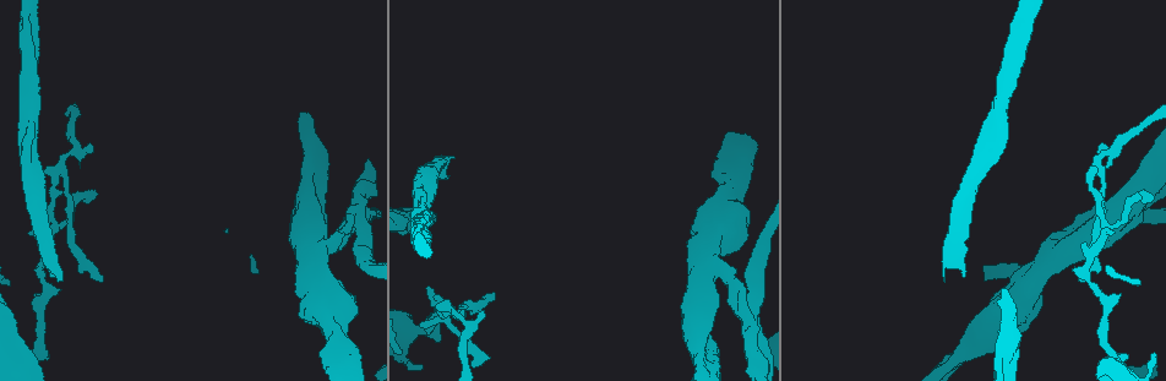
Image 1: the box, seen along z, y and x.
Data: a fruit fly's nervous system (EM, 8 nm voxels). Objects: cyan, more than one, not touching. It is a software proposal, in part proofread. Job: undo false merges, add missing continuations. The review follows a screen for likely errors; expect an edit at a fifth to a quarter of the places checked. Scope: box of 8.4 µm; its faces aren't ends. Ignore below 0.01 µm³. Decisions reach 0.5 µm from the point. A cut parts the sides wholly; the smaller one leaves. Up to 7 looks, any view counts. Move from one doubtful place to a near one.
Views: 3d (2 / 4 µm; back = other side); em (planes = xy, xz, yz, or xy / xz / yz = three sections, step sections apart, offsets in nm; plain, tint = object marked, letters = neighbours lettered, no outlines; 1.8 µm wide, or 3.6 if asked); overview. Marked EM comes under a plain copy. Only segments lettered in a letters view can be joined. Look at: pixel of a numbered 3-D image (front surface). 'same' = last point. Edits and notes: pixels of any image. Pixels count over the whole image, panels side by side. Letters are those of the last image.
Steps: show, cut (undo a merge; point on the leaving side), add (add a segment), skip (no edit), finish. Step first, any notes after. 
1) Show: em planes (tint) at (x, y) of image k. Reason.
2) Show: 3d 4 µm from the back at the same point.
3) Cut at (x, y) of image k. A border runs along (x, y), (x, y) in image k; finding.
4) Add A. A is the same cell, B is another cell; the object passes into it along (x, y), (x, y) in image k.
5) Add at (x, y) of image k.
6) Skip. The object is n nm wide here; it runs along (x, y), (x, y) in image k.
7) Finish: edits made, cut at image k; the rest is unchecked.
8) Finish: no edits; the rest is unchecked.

Show: em planes (letters) at (54, 196) of image 1. Three-way junction.

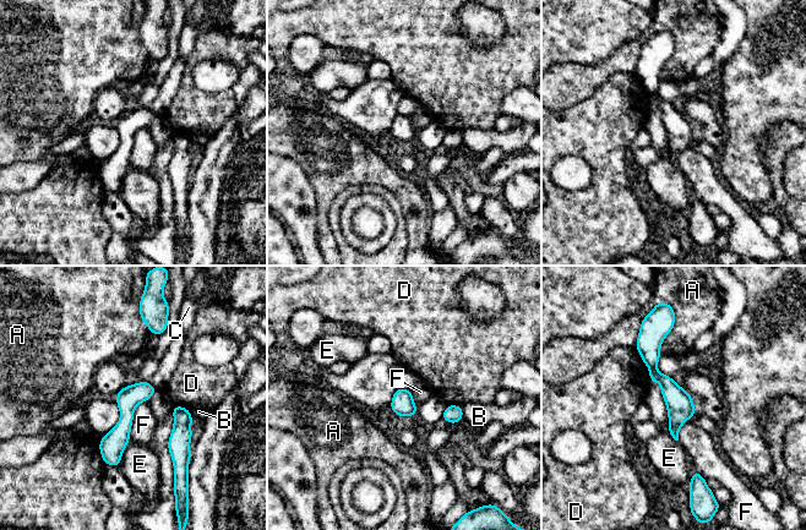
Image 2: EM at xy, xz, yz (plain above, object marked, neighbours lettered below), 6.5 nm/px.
Cut at (653, 331) of image 2. The object is 150 nm wide here; A, B, C, D, E and F are other cells; a second neuron is stuck on.

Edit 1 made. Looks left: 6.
Show: overview.

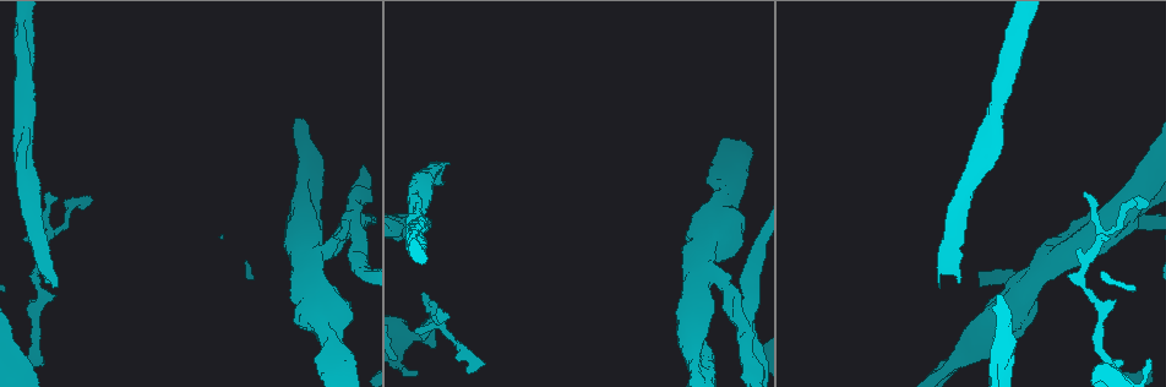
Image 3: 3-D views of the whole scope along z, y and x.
Show: em yz step 16 (tint) at (412, 336) of image 3.

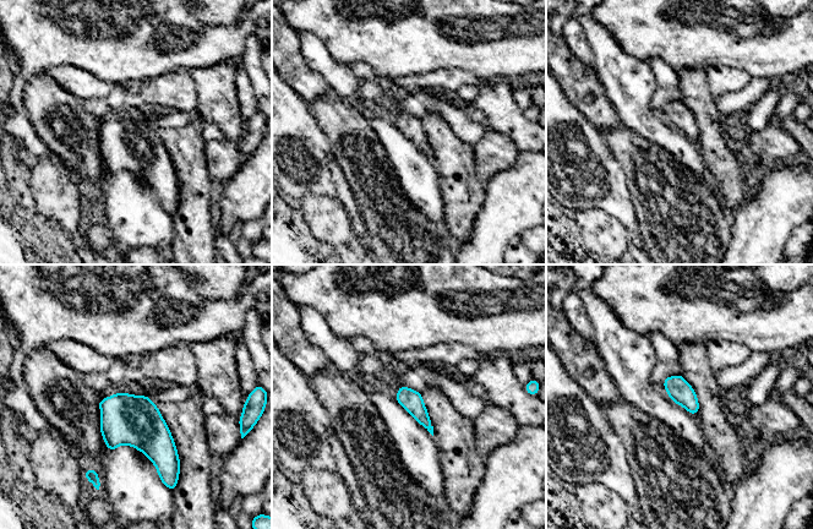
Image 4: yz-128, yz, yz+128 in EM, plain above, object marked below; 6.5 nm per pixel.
Show: em yz step 16 (letters) at the same point.

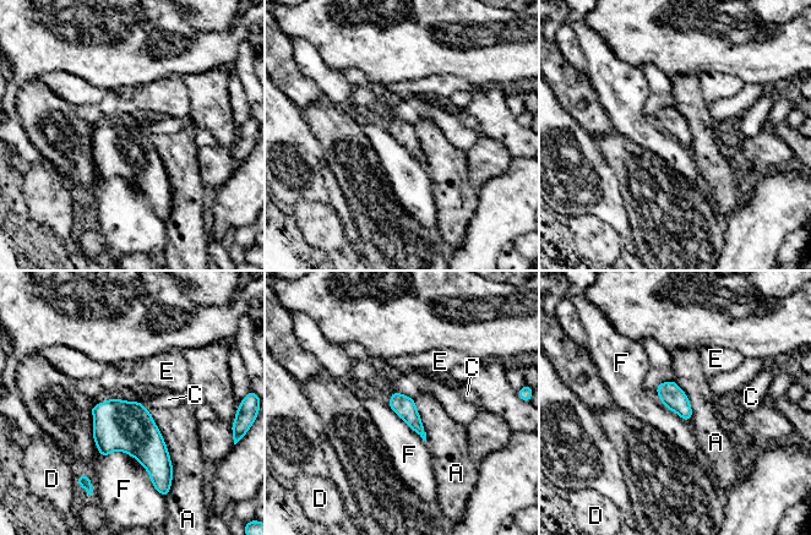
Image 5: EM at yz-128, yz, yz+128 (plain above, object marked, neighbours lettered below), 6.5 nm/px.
Skip. A, C, D, E and F are other cells; continuous, no second neuron.

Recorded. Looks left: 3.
Show: 3d 4 µm at (748, 344) of image 3. Three arms meet.

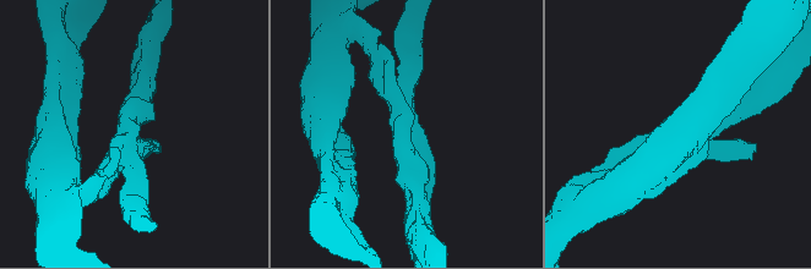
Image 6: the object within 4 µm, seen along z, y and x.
Show: em planes (letters) at (130, 136) of image 6. 3 arms meet here; the arms are 260, 280, 380 nm wide; now the EM.

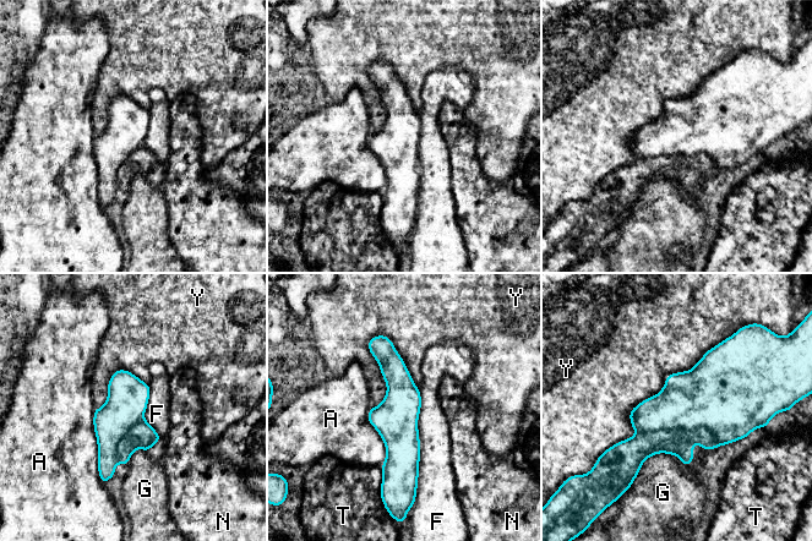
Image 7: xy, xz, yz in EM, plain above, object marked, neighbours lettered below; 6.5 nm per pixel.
Cut at (677, 442) of image 7. A, F, G, N, T and Y are other cells; a border runs along (637, 433), (706, 429), (715, 447) in image 7; a second neuron is stuck on.

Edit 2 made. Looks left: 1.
Finish: edits made, cut at image 2, cut at image 7; the rest is unchecked.

